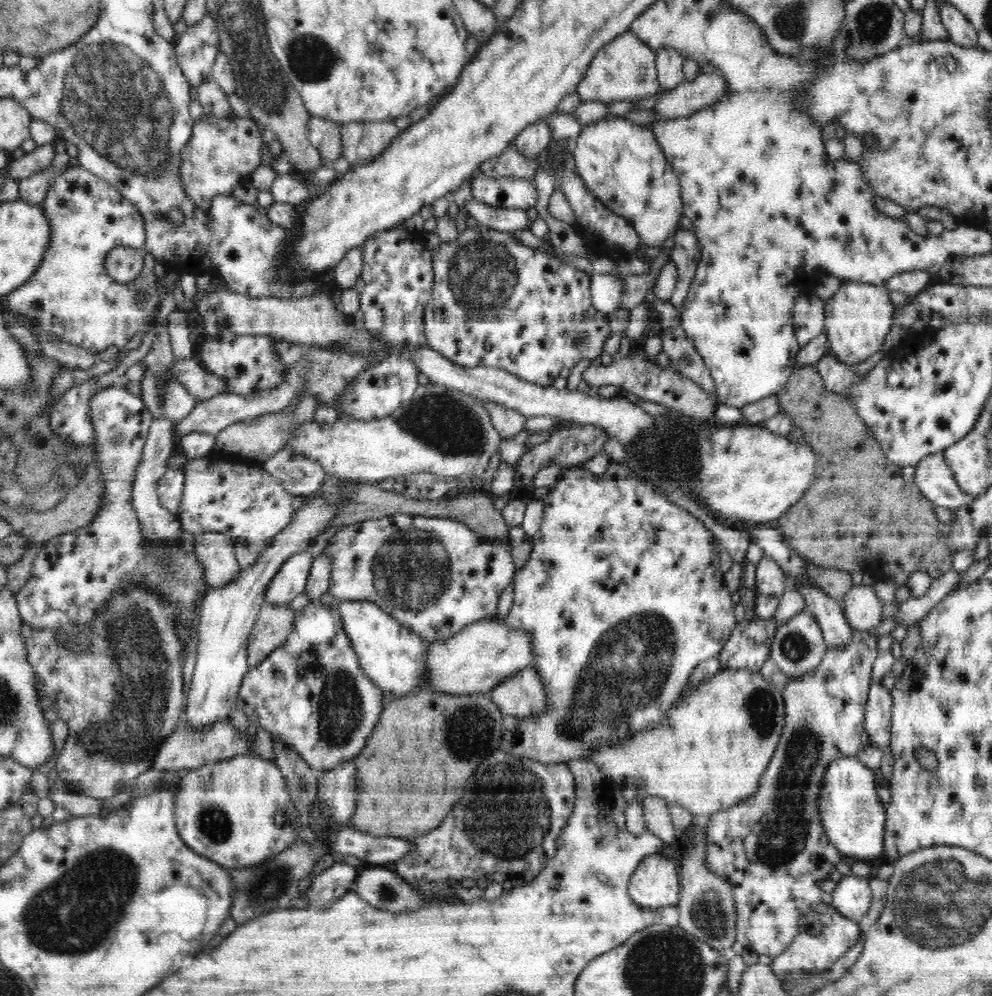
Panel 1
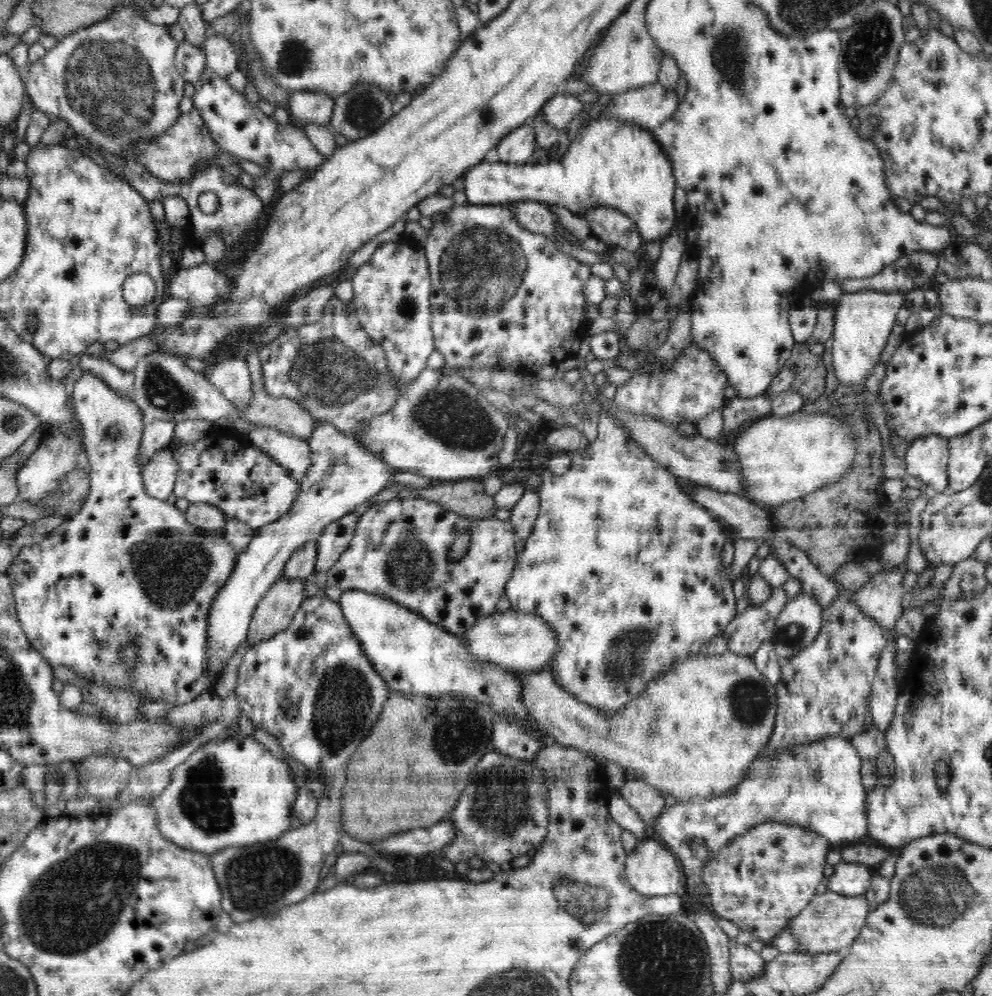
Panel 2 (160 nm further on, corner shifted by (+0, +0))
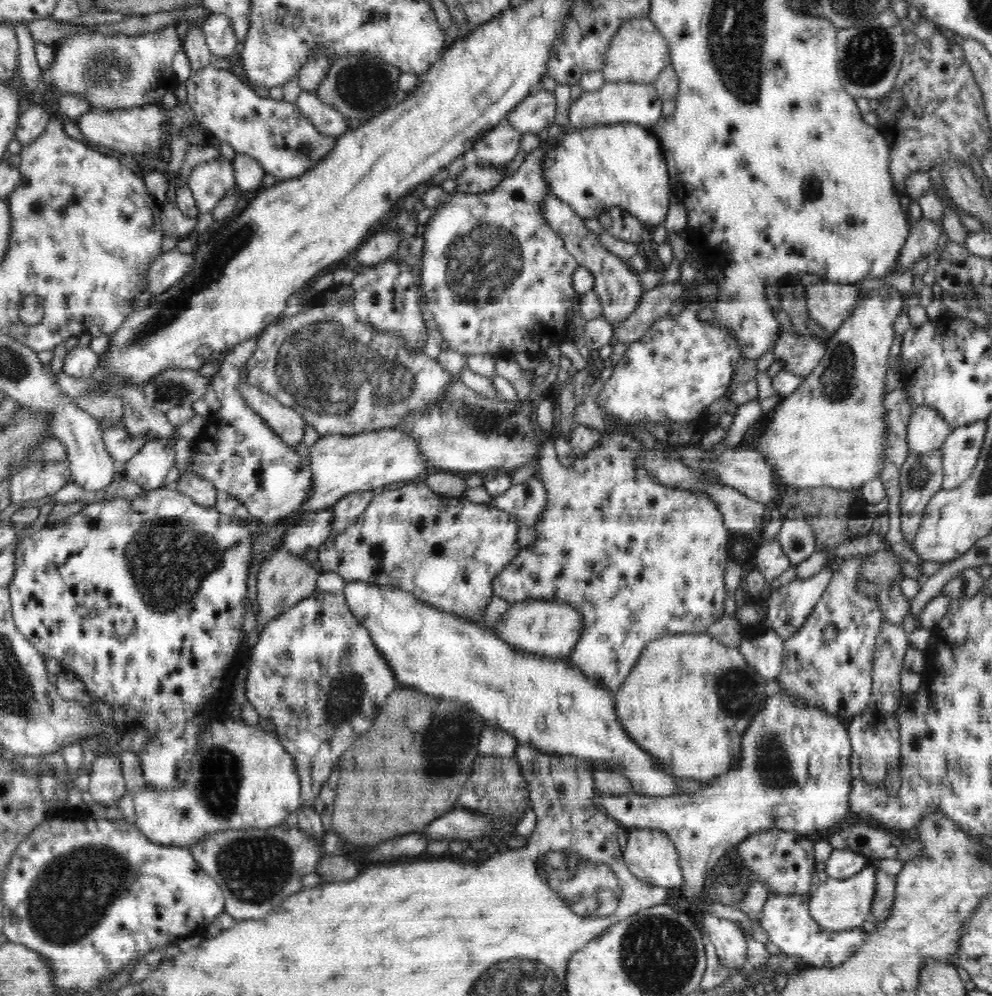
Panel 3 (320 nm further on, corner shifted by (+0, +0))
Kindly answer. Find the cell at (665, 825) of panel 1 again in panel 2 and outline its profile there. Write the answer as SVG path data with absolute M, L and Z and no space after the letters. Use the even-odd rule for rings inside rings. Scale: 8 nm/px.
M626 778L624 785L616 794L623 797L638 812L640 818L649 828L666 806L662 792L646 781L638 779L628 780Z

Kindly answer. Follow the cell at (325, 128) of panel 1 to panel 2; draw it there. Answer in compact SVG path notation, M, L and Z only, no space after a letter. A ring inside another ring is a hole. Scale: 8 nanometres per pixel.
M292 91L287 100L288 112L291 118L302 128L310 123L330 127L334 101L324 91Z

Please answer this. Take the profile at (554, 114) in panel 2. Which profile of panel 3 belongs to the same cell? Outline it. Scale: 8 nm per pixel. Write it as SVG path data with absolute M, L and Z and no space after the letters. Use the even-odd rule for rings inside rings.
M542 90L526 95L504 119L520 133L538 133L554 123L555 114L554 92Z

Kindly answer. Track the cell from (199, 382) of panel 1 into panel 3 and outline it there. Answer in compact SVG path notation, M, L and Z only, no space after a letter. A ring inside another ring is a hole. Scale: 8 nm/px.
M241 384L238 387L249 408L260 416L288 447L296 448L305 440L305 421L300 414L281 404L257 387Z

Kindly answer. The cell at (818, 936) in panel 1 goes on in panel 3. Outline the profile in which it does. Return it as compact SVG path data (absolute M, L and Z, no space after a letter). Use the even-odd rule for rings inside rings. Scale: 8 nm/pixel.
M866 864L864 870L852 878L835 880L828 877L826 882L821 882L820 886L814 888L811 893L811 900L808 905L813 921L822 930L829 930L835 935L840 934L843 930L862 928L864 922L871 919L871 908L876 895L876 875L877 869Z

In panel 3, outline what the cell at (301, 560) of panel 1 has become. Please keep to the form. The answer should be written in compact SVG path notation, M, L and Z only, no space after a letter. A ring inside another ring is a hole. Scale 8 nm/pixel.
M322 508L320 512L296 518L296 526L291 526L283 536L284 547L290 553L305 558L308 550L316 550L329 539L333 519L333 508Z

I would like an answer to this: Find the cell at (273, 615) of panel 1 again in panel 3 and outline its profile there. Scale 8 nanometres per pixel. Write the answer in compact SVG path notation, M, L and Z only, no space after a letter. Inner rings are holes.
M284 545L274 549L267 556L267 560L261 564L257 574L257 602L259 604L257 621L259 626L262 627L275 619L282 611L287 611L299 600L312 596L317 589L316 584L320 573L321 571L308 562L307 558L290 553Z

